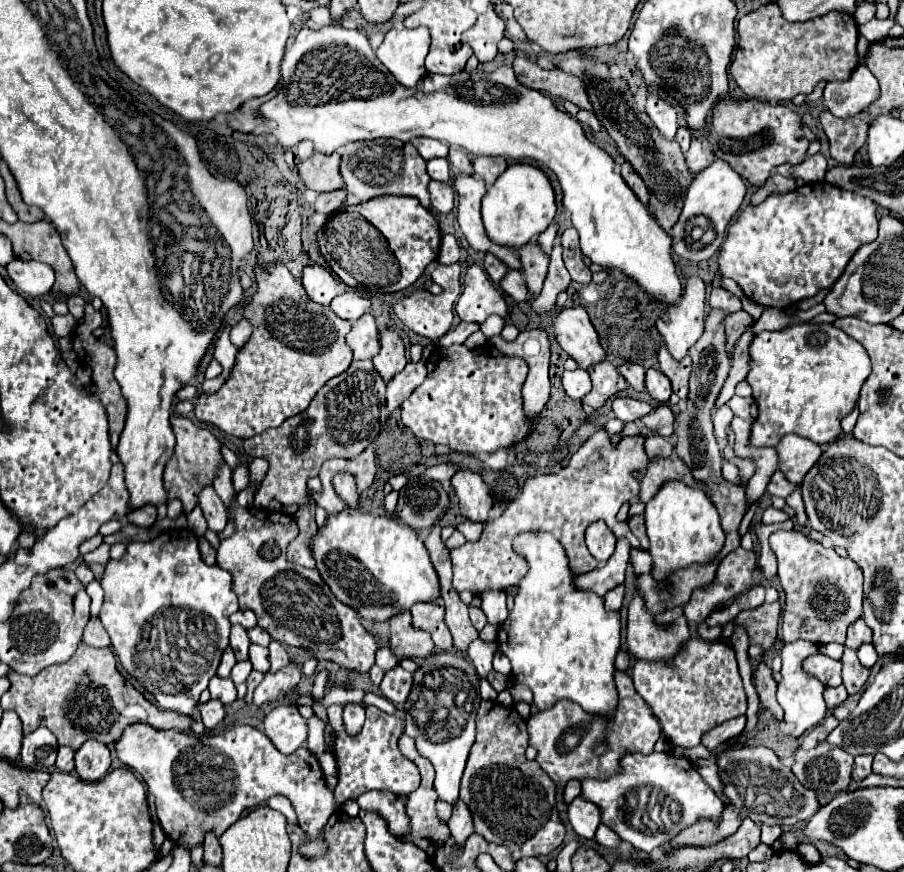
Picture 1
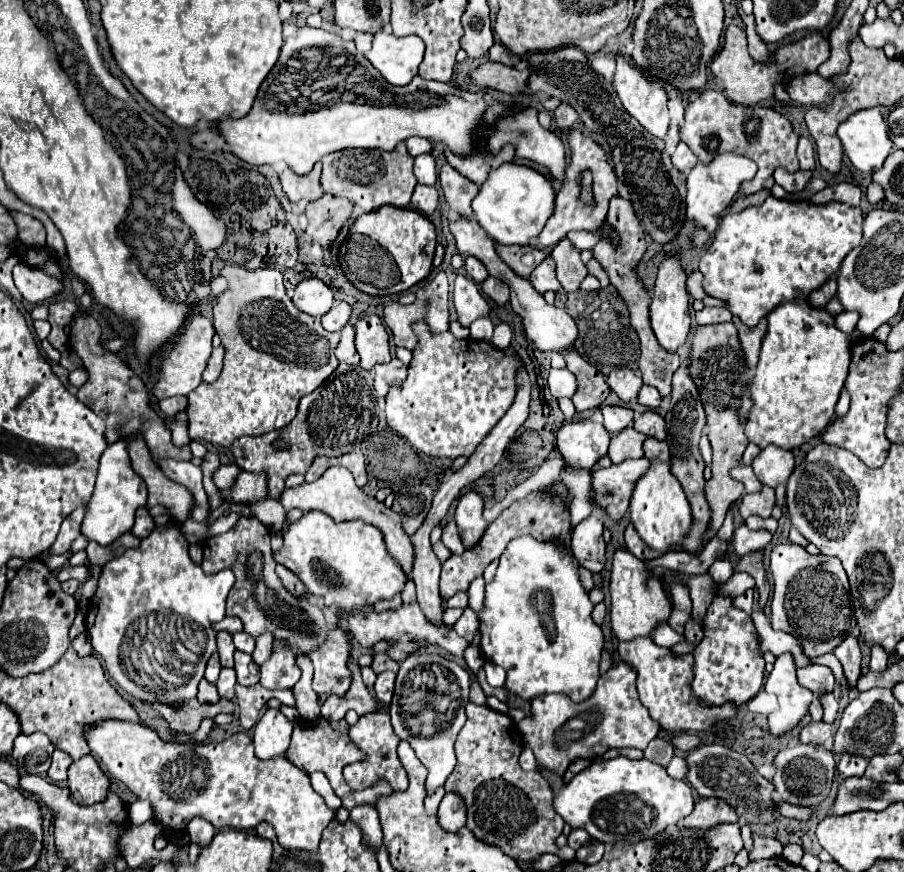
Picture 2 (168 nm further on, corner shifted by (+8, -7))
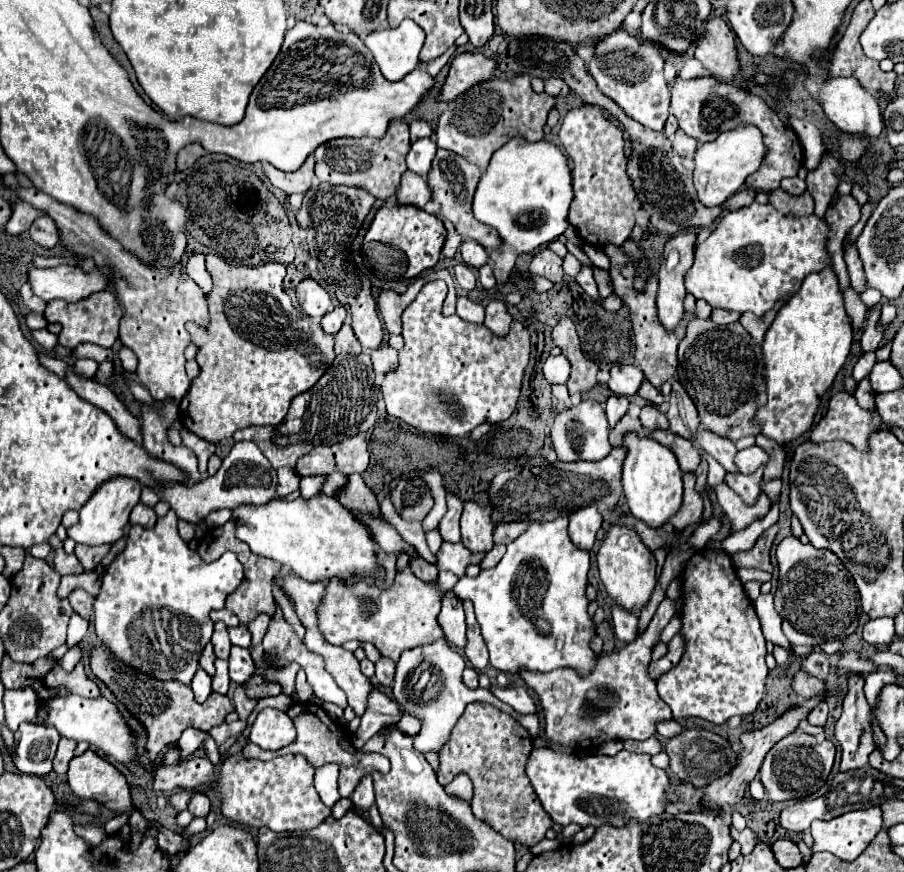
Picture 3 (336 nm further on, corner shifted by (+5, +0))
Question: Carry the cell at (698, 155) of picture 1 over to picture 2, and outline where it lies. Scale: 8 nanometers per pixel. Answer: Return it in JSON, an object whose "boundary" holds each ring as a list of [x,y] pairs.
{"boundary":[[[680,141],[678,147],[676,147],[676,151],[672,153],[672,163],[682,173],[688,173],[698,163],[698,157],[692,153],[692,149],[684,141]]]}

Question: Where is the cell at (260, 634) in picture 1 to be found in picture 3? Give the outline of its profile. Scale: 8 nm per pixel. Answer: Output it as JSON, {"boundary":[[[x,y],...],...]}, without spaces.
{"boundary":[[[247,626],[229,628],[229,636],[231,636],[231,642],[235,646],[241,646],[241,648],[249,648],[251,646],[251,632],[247,630]]]}

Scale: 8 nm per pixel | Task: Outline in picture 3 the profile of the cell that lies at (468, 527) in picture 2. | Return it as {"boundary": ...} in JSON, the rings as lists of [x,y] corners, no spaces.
{"boundary":[[[467,500],[461,516],[461,542],[471,552],[489,552],[493,548],[493,520],[491,516],[475,502]]]}

